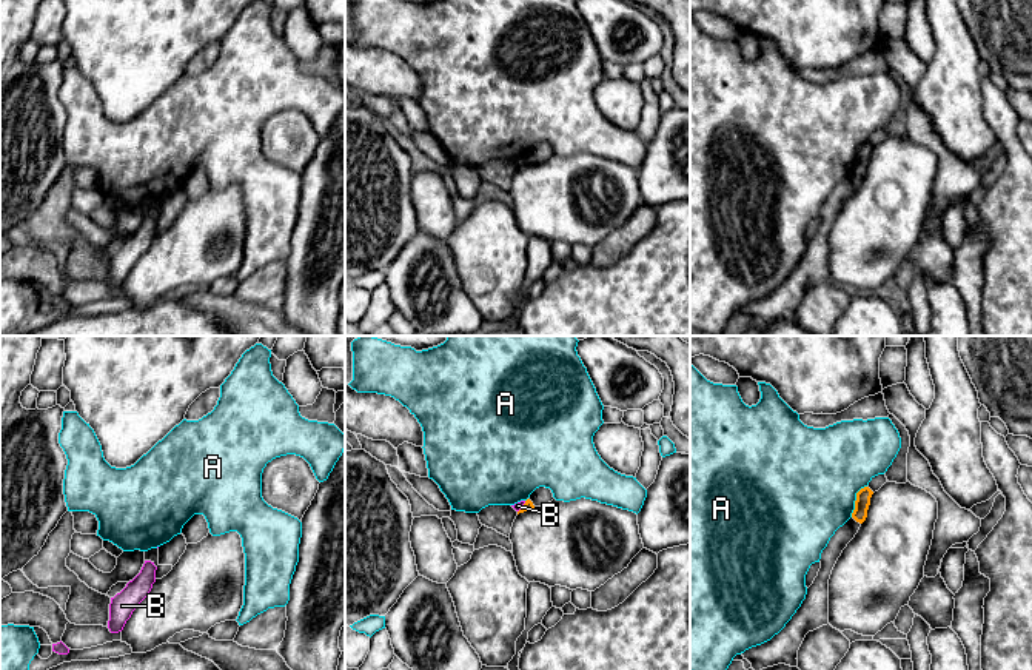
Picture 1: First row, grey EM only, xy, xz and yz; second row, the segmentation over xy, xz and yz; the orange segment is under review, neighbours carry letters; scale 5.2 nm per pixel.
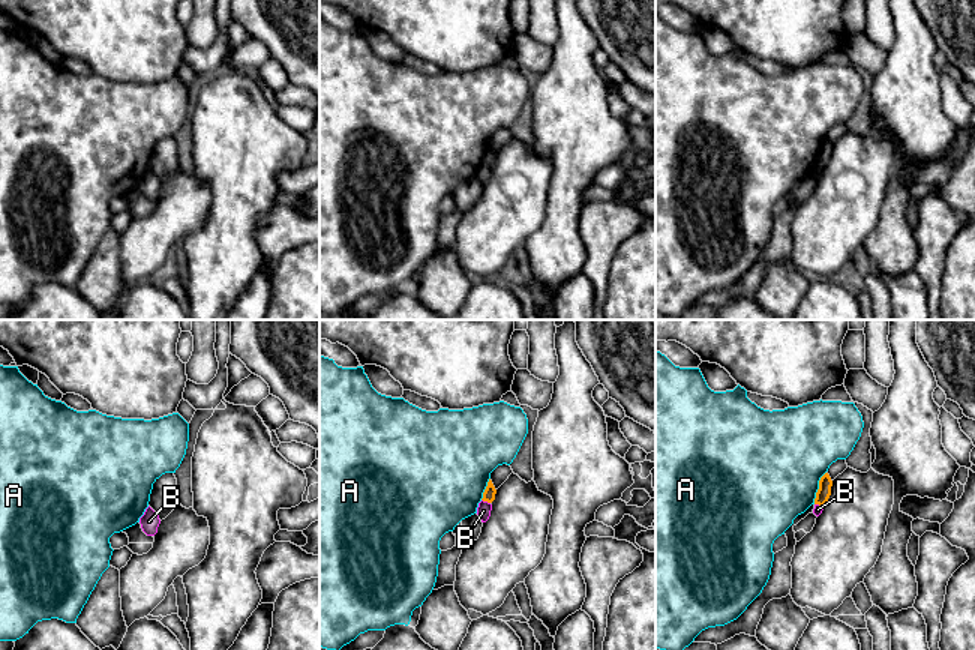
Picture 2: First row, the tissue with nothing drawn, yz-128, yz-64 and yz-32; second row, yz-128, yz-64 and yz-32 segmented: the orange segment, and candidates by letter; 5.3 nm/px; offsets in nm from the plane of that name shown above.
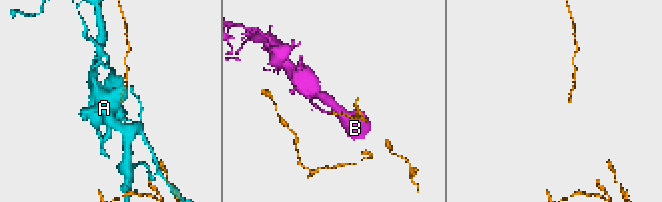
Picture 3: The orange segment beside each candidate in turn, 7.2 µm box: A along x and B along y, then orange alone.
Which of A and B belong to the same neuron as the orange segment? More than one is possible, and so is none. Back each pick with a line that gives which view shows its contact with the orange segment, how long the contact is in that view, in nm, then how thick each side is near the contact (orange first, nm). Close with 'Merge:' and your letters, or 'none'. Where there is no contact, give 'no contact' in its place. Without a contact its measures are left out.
Merge: none

